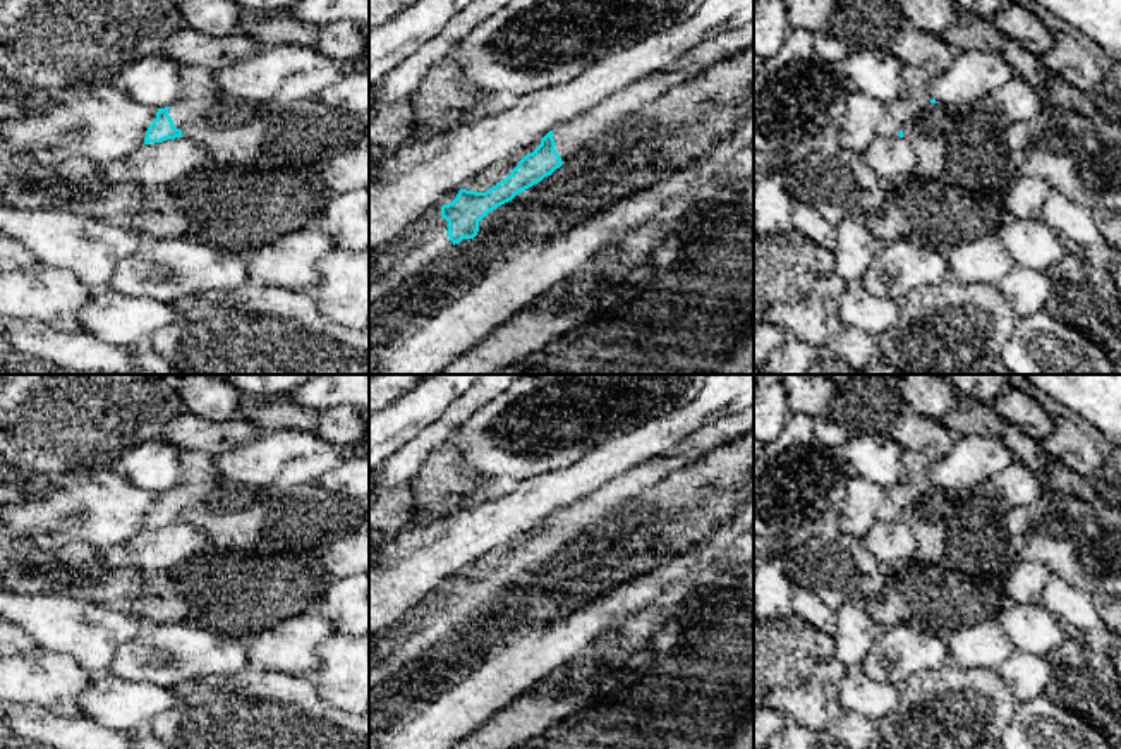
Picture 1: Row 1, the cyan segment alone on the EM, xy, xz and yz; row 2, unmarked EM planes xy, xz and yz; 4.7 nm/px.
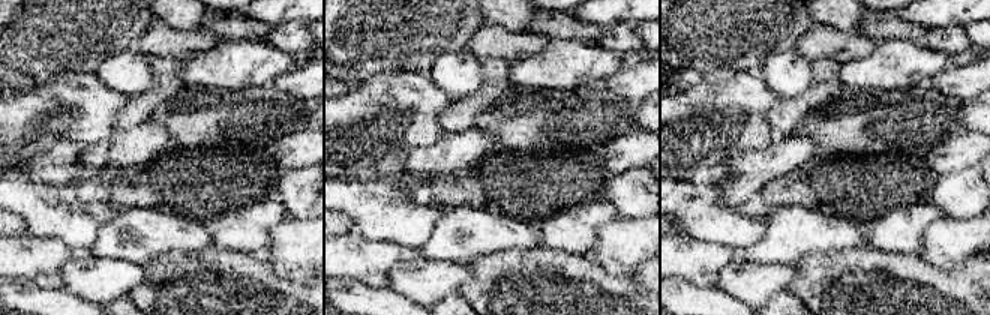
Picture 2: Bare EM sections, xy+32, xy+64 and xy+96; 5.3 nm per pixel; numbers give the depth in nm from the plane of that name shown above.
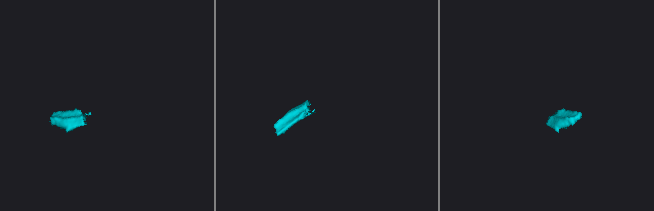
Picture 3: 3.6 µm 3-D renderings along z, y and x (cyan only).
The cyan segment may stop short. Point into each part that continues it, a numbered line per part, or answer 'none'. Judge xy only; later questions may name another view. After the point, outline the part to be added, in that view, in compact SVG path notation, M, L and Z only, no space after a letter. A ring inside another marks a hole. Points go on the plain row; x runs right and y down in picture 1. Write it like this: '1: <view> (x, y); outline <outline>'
1: xy (198, 481); outline M182 452L182 478L170 490L168 500L177 514L206 500L225 481L215 472L215 455L206 452Z

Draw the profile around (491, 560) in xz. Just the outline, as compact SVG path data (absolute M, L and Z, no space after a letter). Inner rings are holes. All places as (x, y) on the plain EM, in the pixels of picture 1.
M541 524L530 529L527 534L517 536L512 541L488 551L477 562L467 565L460 574L486 577L500 565L506 563L510 557L518 550L518 546L527 539L532 538L541 529Z

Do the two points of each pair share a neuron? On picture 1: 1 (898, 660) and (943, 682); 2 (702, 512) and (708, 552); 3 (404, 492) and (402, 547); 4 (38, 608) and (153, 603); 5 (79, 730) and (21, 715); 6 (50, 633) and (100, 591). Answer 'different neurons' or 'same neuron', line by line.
1: different neurons
2: different neurons
3: different neurons
4: different neurons
5: same neuron
6: different neurons

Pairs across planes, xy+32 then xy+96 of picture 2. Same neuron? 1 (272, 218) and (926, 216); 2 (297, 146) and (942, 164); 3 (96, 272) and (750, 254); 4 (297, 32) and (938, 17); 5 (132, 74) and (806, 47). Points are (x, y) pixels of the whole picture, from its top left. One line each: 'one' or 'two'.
1: one
2: one
3: two
4: two
5: two

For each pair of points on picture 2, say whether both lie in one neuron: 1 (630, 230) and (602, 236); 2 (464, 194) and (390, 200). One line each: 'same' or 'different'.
1: same
2: different

